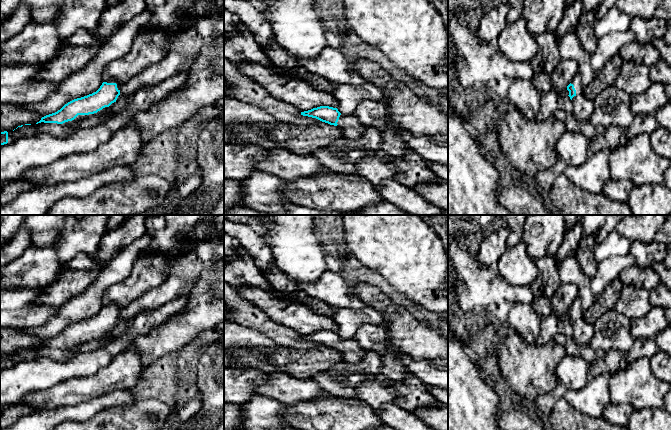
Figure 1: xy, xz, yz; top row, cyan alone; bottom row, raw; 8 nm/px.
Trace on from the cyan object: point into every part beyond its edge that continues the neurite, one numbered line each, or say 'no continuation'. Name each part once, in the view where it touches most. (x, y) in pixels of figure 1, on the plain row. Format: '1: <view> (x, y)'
1: xy (63, 354)

